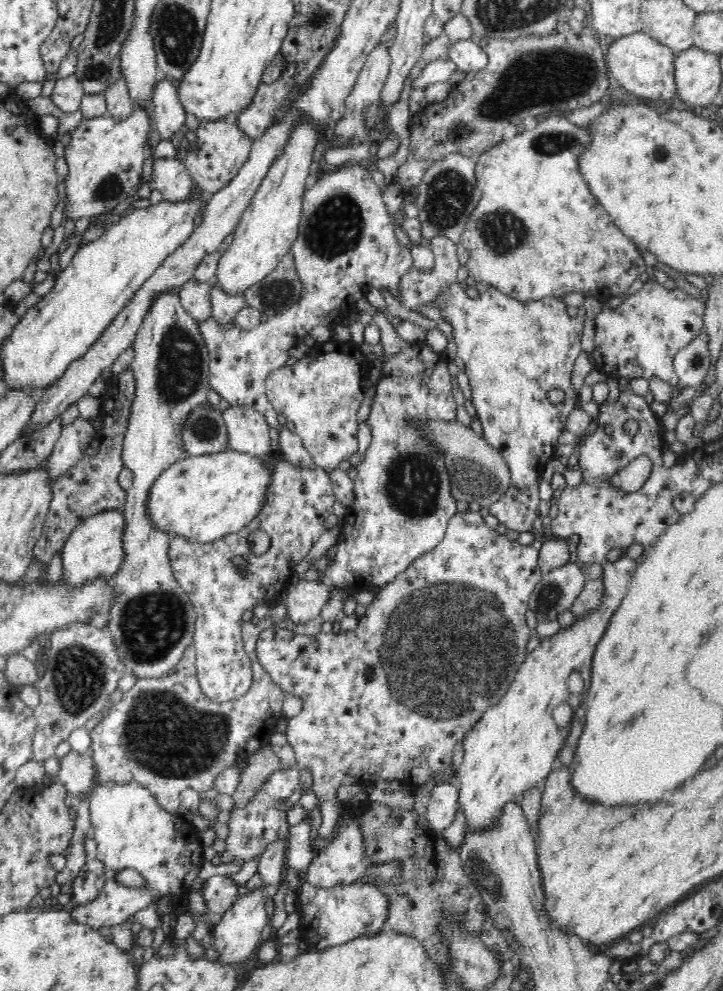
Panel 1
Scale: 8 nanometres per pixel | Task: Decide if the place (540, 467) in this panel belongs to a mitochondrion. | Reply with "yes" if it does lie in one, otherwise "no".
no

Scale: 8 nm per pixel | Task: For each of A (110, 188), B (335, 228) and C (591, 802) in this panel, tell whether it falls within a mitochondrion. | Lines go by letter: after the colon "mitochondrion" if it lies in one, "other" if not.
A: mitochondrion
B: mitochondrion
C: other

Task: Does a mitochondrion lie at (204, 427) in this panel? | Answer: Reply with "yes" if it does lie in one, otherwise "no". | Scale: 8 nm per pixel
yes

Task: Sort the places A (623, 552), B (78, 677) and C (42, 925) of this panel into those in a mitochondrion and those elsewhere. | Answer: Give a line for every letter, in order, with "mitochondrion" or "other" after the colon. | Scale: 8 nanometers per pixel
A: other
B: mitochondrion
C: other

